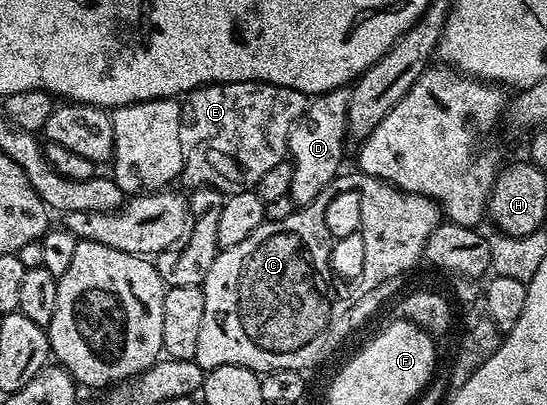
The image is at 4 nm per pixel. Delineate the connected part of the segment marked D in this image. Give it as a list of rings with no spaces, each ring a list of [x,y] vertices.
[[[338,87],[335,91],[326,91],[323,95],[317,95],[314,96],[308,102],[307,105],[307,112],[305,112],[302,117],[300,117],[297,122],[293,125],[293,129],[289,133],[289,141],[287,142],[287,155],[289,156],[289,162],[291,164],[291,168],[293,169],[293,185],[291,186],[291,193],[289,196],[290,202],[295,202],[295,205],[306,205],[308,203],[311,203],[316,199],[317,196],[321,194],[322,191],[326,187],[332,186],[336,181],[335,174],[339,171],[339,166],[343,163],[343,142],[346,141],[346,139],[349,139],[349,128],[347,126],[347,114],[349,113],[349,97],[351,96],[350,90],[348,90],[347,87]]]

